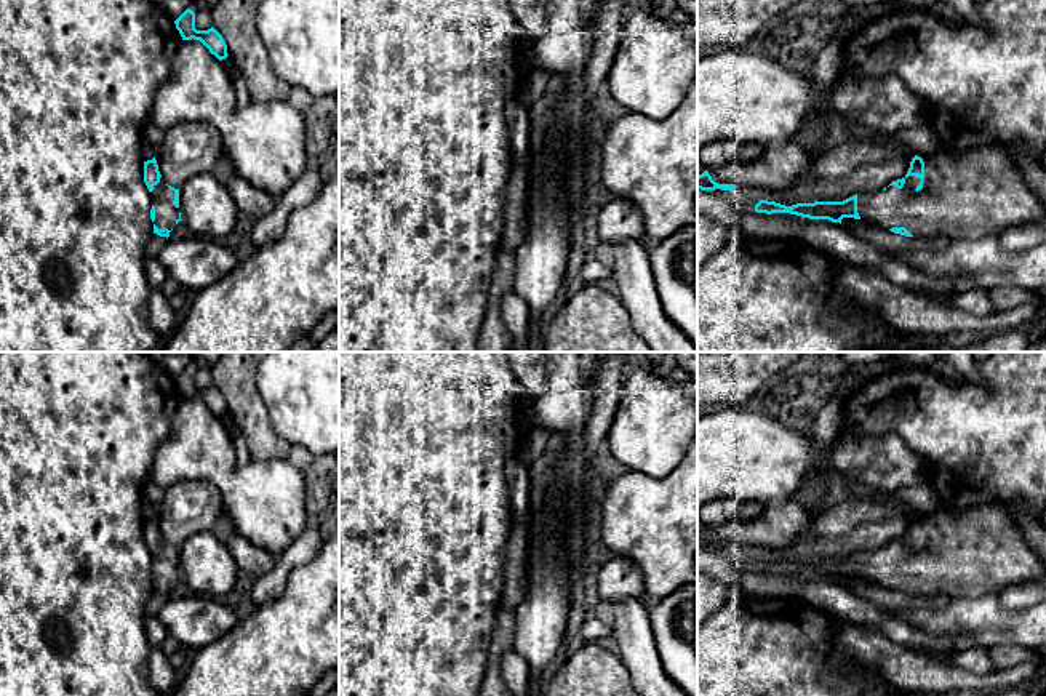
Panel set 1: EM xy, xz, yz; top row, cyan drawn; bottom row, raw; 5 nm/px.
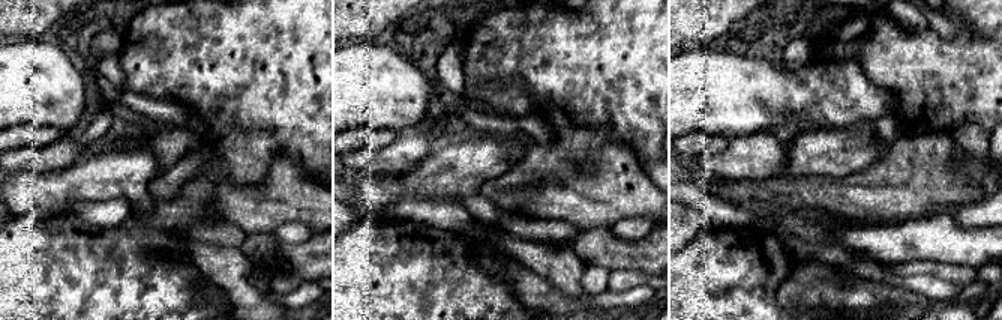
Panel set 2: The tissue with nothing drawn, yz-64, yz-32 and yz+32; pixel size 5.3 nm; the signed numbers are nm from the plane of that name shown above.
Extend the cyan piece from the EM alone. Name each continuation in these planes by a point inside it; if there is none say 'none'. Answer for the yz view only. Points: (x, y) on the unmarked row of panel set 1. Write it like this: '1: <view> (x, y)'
1: yz (982, 551)

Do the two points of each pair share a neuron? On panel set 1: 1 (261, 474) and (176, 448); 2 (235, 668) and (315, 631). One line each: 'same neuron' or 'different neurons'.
1: same neuron
2: same neuron

